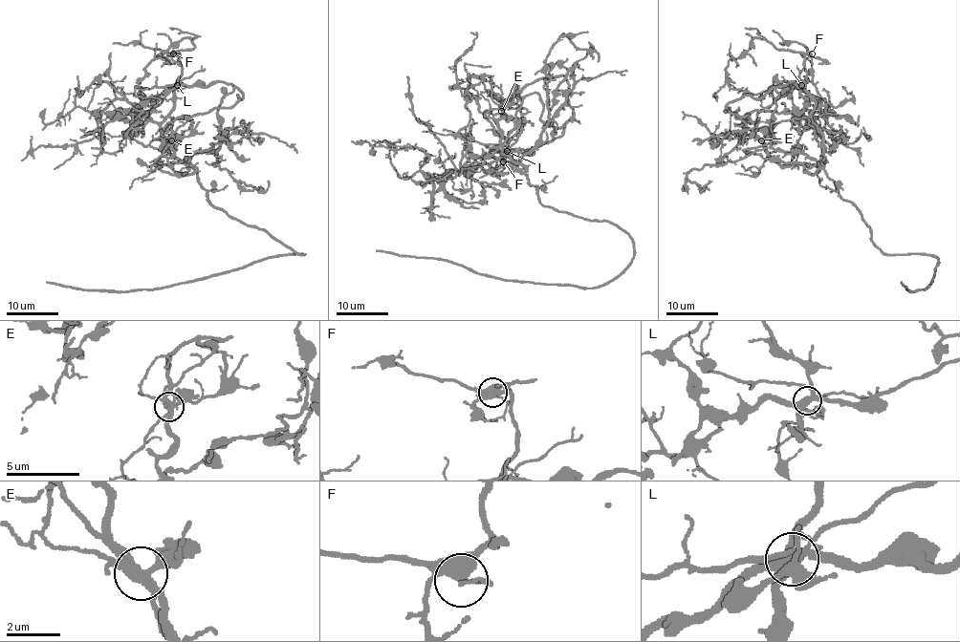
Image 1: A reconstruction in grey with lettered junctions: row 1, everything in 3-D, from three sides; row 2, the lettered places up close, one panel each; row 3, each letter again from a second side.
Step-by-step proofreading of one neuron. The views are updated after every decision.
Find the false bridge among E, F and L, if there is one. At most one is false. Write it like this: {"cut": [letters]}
{"cut": []}

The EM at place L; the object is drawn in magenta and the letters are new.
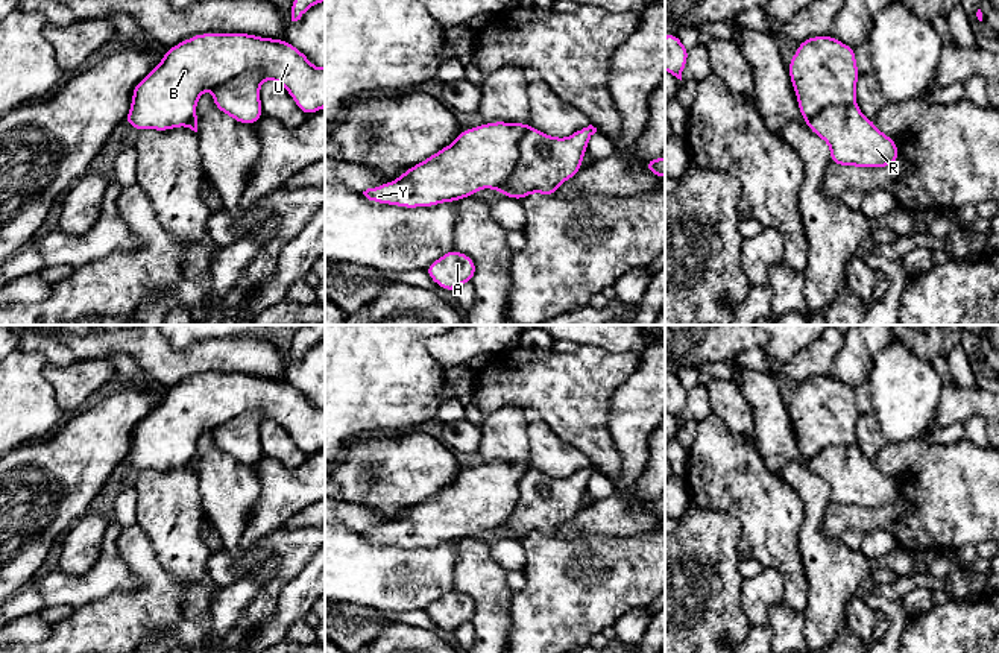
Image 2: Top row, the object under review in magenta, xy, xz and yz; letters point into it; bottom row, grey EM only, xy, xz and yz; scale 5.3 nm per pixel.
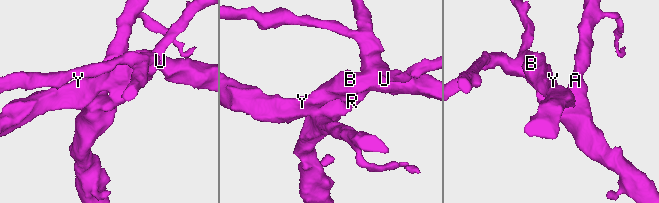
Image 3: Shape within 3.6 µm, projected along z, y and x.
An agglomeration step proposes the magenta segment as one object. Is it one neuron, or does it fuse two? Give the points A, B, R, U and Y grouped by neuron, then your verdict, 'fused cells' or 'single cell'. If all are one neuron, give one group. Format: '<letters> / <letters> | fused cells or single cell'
A B R U Y | single cell

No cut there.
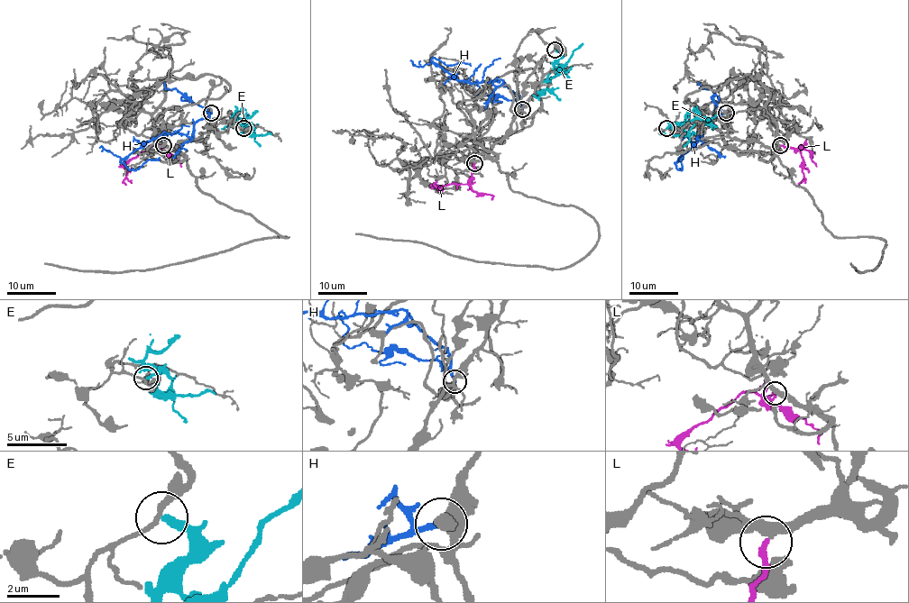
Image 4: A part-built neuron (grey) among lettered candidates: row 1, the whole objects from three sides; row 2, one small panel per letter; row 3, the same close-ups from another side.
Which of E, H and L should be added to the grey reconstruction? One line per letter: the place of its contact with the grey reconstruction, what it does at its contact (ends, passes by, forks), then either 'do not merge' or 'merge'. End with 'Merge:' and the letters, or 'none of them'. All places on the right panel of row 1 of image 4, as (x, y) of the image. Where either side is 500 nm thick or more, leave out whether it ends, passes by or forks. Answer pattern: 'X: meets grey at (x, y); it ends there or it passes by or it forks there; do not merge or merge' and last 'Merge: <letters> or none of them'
E: meets grey at (666, 128); it ends there; do not merge
H: meets grey at (726, 113); it ends there; do not merge
L: meets grey at (780, 145); it ends there; merge
Merge: L

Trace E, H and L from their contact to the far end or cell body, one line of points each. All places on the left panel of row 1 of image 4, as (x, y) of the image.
E: (243, 128), (249, 124), (235, 118), (221, 130)
H: (211, 113), (195, 123), (192, 139), (185, 134), (162, 133), (120, 161), (134, 170), (148, 159), (159, 158)
L: (162, 145), (159, 148), (151, 145), (125, 166), (123, 182), (126, 184)

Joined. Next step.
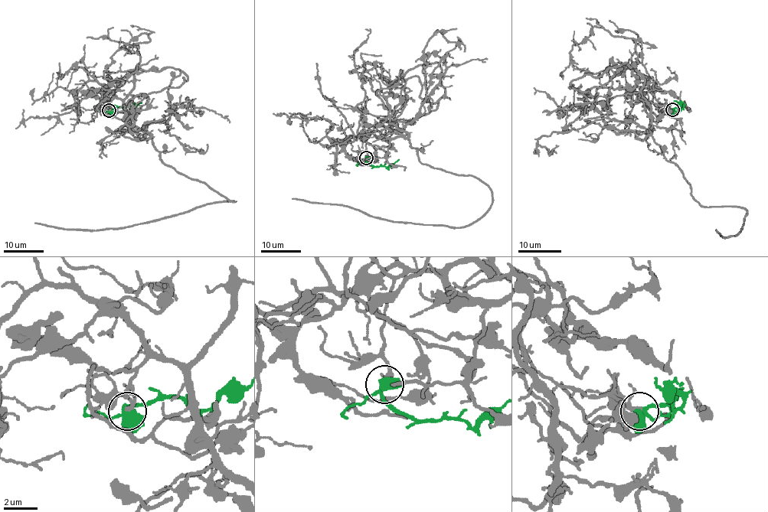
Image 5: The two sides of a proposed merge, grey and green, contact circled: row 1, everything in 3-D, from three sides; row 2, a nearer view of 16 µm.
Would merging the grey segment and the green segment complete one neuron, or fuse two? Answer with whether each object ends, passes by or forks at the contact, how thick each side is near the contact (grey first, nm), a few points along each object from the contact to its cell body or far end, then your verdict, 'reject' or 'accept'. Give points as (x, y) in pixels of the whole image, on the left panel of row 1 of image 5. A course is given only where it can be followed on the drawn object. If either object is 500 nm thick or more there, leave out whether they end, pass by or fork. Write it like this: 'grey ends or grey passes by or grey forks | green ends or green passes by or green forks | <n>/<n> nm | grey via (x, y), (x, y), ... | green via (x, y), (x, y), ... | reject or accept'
grey passes by | green forks | 160/420 nm | grey via (109, 111), (120, 99), (166, 164), (234, 202), (121, 228), (35, 223) | green via (109, 111), (114, 108), (127, 109), (141, 102) | accept

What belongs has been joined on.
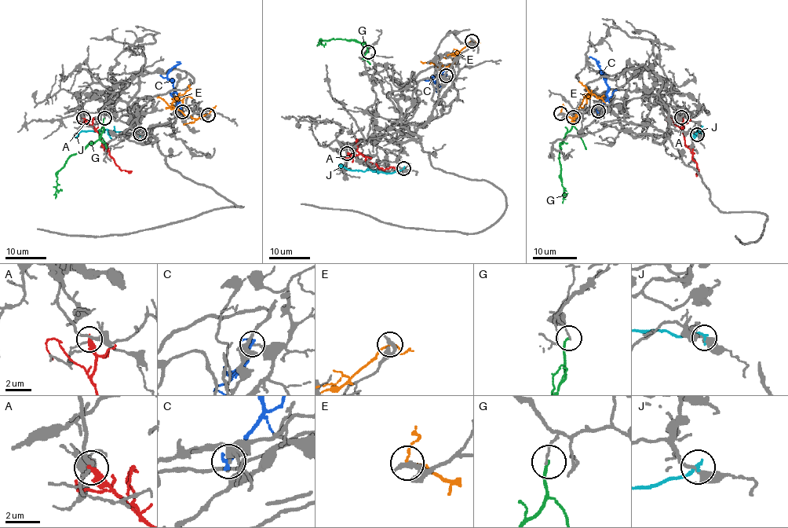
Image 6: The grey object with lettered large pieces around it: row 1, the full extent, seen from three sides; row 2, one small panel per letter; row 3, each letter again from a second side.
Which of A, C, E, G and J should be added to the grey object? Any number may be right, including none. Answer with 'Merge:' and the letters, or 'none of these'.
Merge: none of these

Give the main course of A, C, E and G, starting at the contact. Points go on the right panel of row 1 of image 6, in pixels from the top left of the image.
A: (681, 117), (682, 133), (687, 146), (692, 152), (692, 159), (698, 170), (695, 174), (698, 174)
C: (598, 110), (607, 97), (606, 78), (594, 58), (589, 56)
E: (561, 113), (574, 118), (580, 111), (578, 107), (584, 106), (591, 93), (578, 82)
G: (573, 117), (572, 128), (559, 144), (562, 203)

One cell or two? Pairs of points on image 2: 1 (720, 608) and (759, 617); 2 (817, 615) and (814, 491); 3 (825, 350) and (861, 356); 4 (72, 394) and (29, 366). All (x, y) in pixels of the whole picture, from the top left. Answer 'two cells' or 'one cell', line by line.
1: two cells
2: one cell
3: two cells
4: two cells

